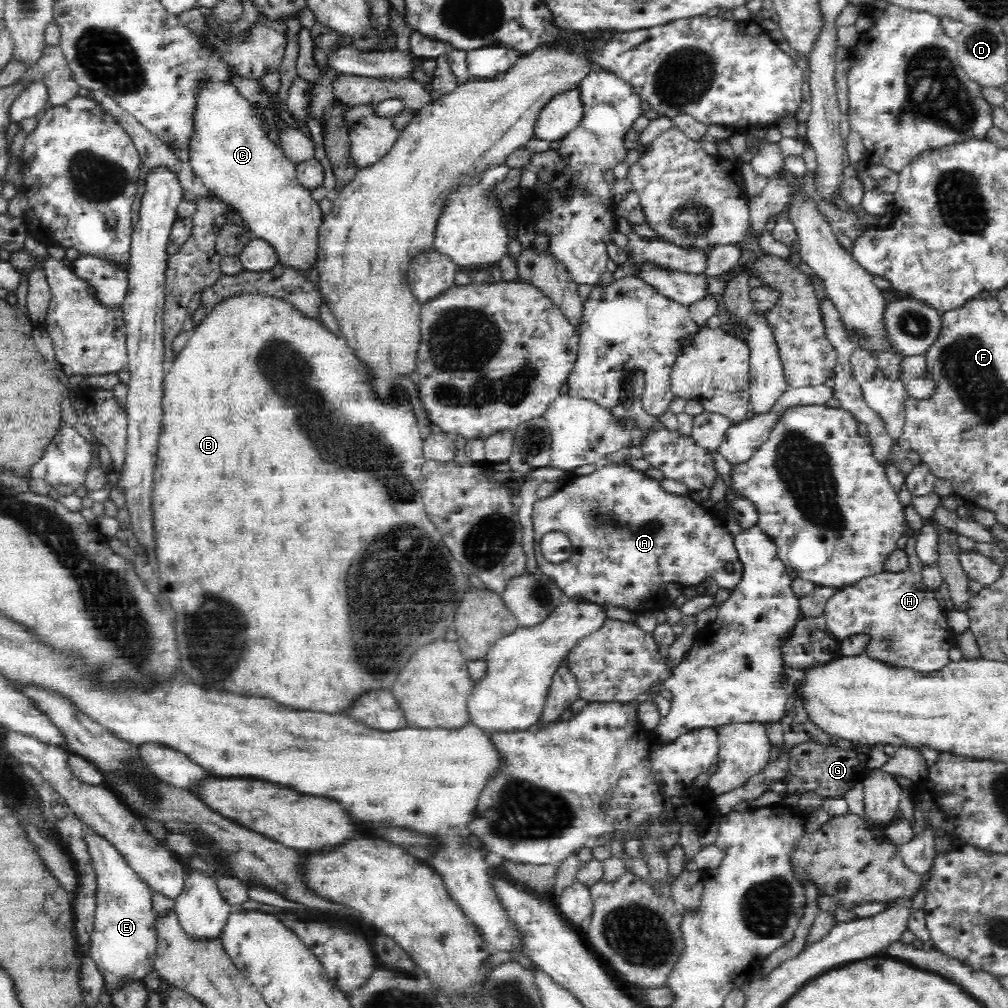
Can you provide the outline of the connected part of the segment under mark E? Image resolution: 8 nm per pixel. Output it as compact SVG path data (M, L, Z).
M84 824L83 837L97 880L94 924L88 955L104 979L106 993L110 994L122 981L143 981L153 970L157 938L151 903L152 890L130 867L122 853L96 829Z

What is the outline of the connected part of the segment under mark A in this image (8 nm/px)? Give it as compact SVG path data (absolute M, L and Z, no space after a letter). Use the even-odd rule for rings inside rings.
M625 461L620 463L600 463L599 467L591 474L584 476L571 477L565 484L563 484L553 496L536 500L533 505L532 512L533 527L534 527L534 552L535 559L542 574L551 578L563 592L565 598L577 598L582 602L589 602L590 604L598 604L600 607L604 605L616 605L627 608L627 610L644 613L654 608L660 608L668 602L666 595L667 587L671 584L677 586L696 586L706 580L712 578L716 581L719 588L726 588L732 590L738 585L743 578L743 567L740 563L740 558L737 555L736 548L734 547L734 538L724 527L724 520L720 519L709 510L706 510L699 503L691 500L690 495L677 496L675 493L665 491L660 484L660 481L653 479L642 471L634 469L630 464ZM548 532L563 532L571 542L572 555L565 562L560 564L552 564L548 562L542 554L540 548L540 541L544 534ZM726 566L732 566L732 572L726 570Z

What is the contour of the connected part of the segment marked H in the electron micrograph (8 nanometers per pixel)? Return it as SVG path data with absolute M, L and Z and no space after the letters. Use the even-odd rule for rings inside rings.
M917 552L907 554L909 566L904 572L886 572L866 576L857 584L839 589L825 604L823 617L825 630L838 641L850 636L866 635L870 642L863 652L872 660L878 660L894 668L909 668L915 674L931 674L942 670L950 662L950 648L954 646L954 634L946 625L946 613L938 608L938 600L934 590L925 587L922 579L924 564L919 560Z

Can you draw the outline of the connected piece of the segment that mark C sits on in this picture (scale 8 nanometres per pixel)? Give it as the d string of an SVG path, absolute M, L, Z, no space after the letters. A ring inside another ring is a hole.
M204 78L198 82L194 92L193 125L187 142L190 167L202 180L203 185L216 198L223 200L236 214L254 238L264 239L275 250L278 264L292 271L310 276L316 264L318 234L324 220L319 202L312 199L310 189L304 188L297 179L296 164L288 161L273 138L264 132L255 108L232 82Z

